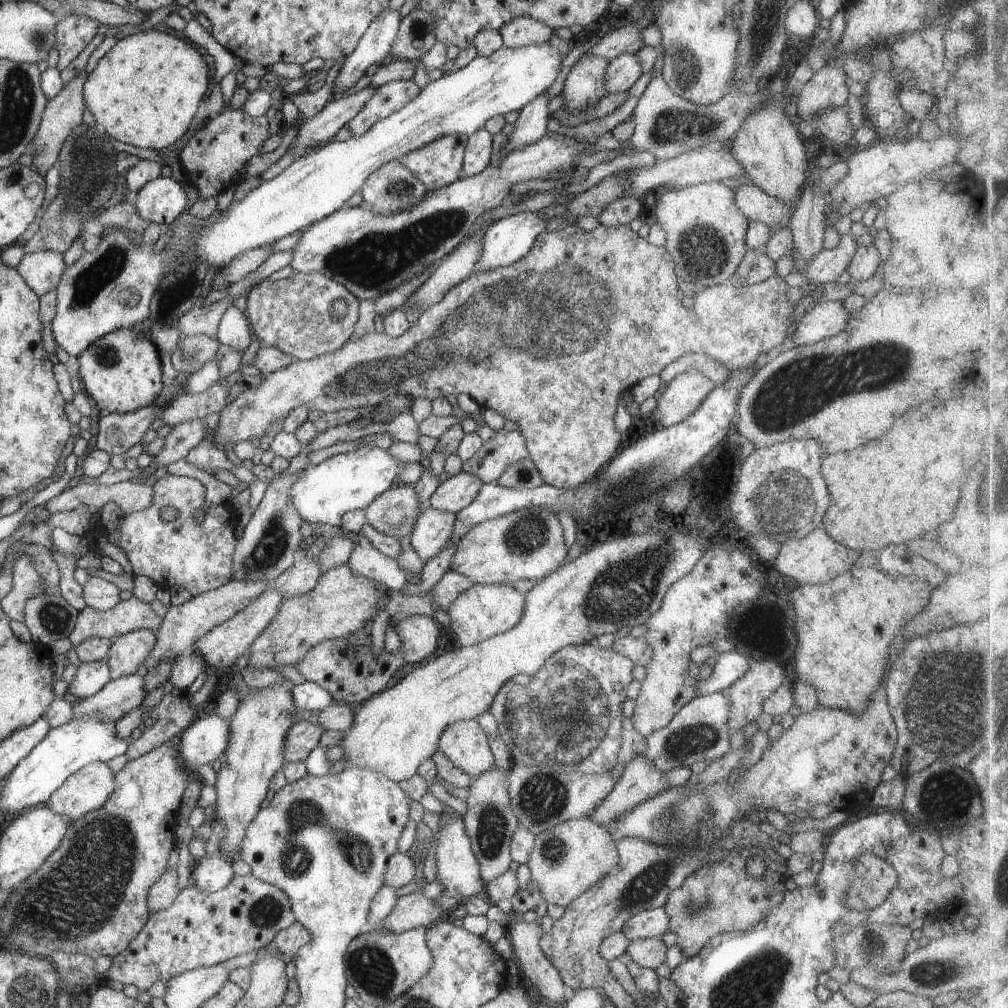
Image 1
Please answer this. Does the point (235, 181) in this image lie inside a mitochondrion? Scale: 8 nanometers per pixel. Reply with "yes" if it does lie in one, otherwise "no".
no

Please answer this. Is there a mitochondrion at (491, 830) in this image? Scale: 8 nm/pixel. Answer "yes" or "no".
yes

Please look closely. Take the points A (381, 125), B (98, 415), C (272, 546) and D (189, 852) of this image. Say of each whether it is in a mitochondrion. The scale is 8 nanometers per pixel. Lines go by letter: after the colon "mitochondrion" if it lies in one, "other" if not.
A: other
B: other
C: mitochondrion
D: other

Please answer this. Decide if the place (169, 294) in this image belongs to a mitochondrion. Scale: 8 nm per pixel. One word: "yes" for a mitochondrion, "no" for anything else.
yes

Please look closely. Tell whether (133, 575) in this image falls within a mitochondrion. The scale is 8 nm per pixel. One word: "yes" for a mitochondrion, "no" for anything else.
no

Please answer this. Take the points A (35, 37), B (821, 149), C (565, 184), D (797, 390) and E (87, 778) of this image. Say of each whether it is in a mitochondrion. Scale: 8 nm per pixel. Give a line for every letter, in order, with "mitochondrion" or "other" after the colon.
A: mitochondrion
B: other
C: other
D: mitochondrion
E: other

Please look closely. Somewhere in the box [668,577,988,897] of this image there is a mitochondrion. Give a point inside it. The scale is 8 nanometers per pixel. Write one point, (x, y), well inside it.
(945, 797)

